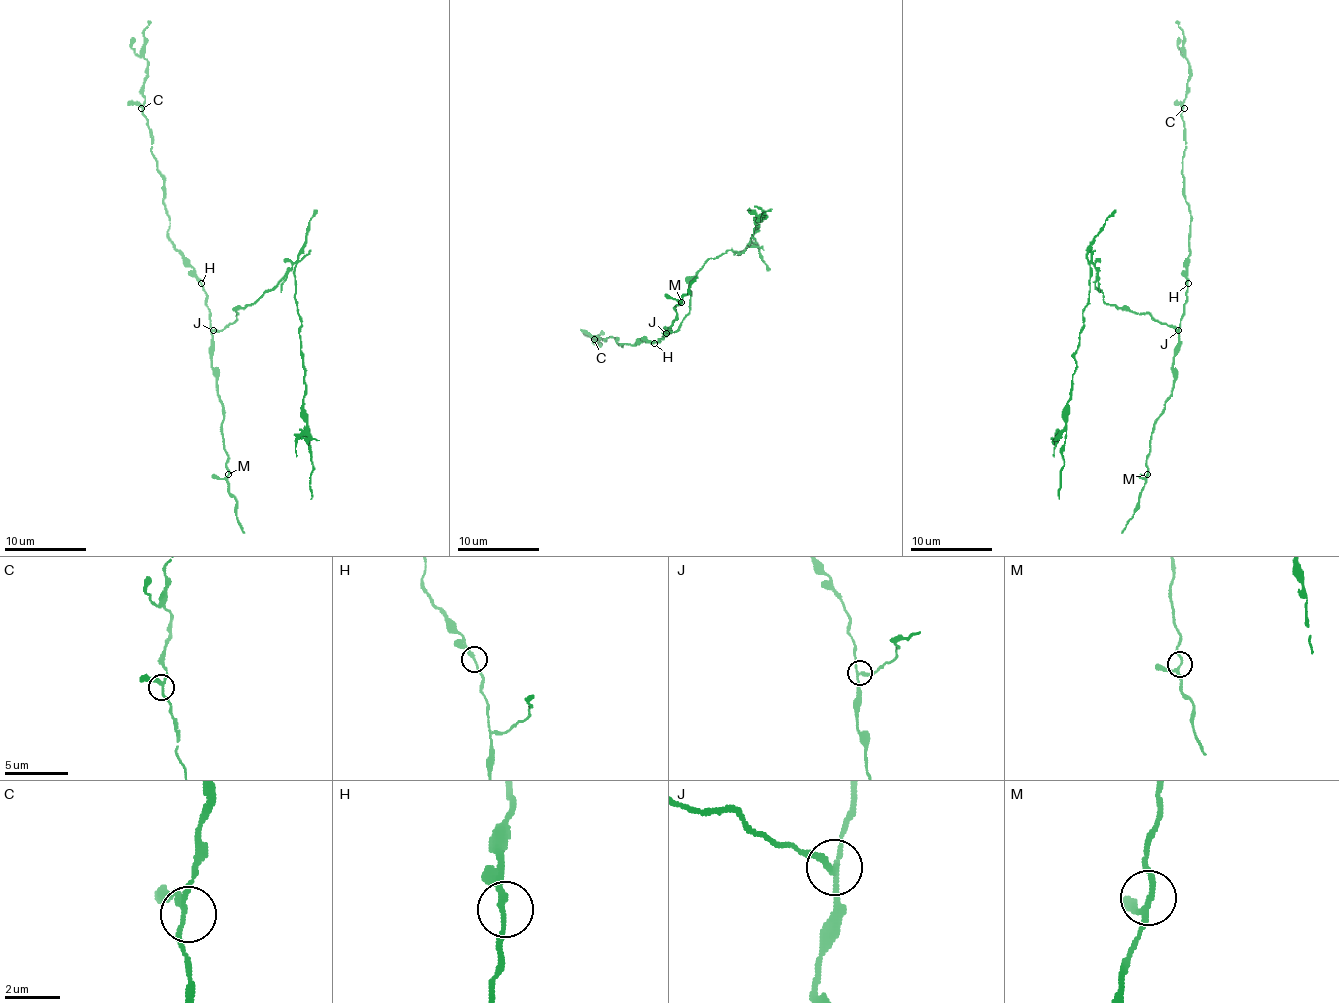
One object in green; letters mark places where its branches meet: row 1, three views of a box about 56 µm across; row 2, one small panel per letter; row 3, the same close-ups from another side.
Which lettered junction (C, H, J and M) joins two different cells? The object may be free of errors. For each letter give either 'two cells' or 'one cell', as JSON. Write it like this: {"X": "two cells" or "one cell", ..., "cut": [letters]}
{"C": "one cell", "H": "one cell", "J": "two cells", "M": "one cell", "cut": ["J"]}

